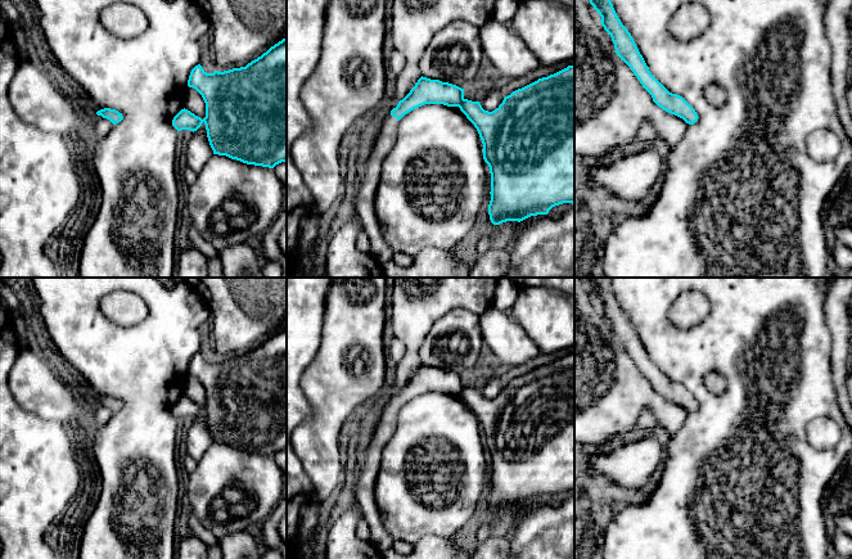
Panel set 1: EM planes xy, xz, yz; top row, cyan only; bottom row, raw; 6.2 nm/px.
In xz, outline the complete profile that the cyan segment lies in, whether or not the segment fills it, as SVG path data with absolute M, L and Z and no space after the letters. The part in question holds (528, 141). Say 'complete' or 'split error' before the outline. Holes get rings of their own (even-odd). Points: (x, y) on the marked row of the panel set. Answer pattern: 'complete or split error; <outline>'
split error; M574 66L513 91L492 112L484 111L479 102L465 99L464 89L422 76L391 114L378 120L371 152L364 162L365 175L350 197L350 208L369 236L370 253L380 263L393 256L374 209L382 161L397 141L398 121L424 104L459 107L477 129L483 144L483 159L491 173L488 215L493 225L520 222L531 216L547 215L555 206L574 204Z

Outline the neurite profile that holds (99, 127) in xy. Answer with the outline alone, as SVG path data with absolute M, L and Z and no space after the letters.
M95 114L90 123L90 136L95 139L105 138L114 125L102 116Z

